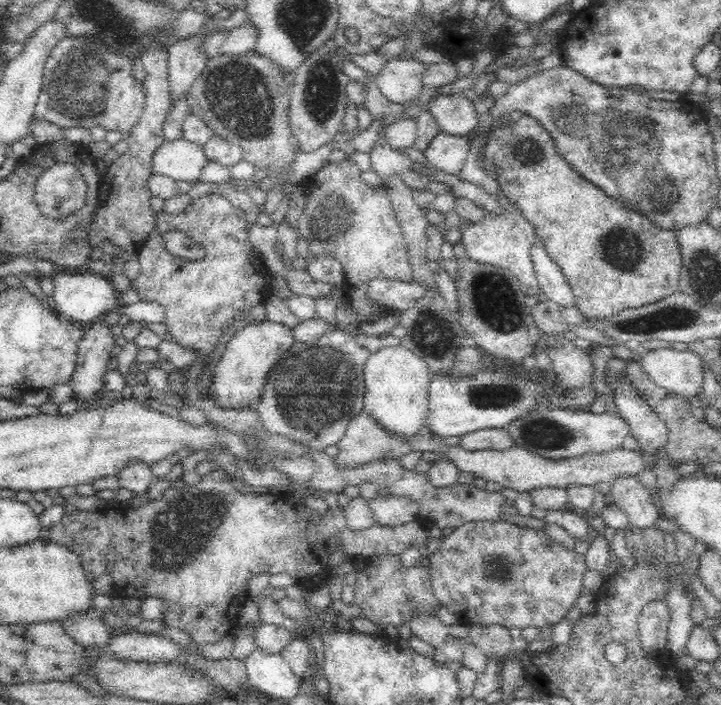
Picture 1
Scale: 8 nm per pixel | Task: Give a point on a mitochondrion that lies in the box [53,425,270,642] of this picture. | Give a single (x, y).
(209, 517)

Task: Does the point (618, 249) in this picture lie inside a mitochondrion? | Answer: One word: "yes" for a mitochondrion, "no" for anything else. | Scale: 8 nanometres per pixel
yes

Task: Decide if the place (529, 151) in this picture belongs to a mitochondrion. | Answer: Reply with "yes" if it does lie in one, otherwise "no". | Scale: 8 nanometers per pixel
yes

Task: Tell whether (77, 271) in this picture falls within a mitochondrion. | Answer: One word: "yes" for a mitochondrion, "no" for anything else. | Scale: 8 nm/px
no

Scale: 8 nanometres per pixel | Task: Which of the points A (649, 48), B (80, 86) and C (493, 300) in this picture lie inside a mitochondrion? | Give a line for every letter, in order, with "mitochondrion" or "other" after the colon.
A: mitochondrion
B: mitochondrion
C: mitochondrion

